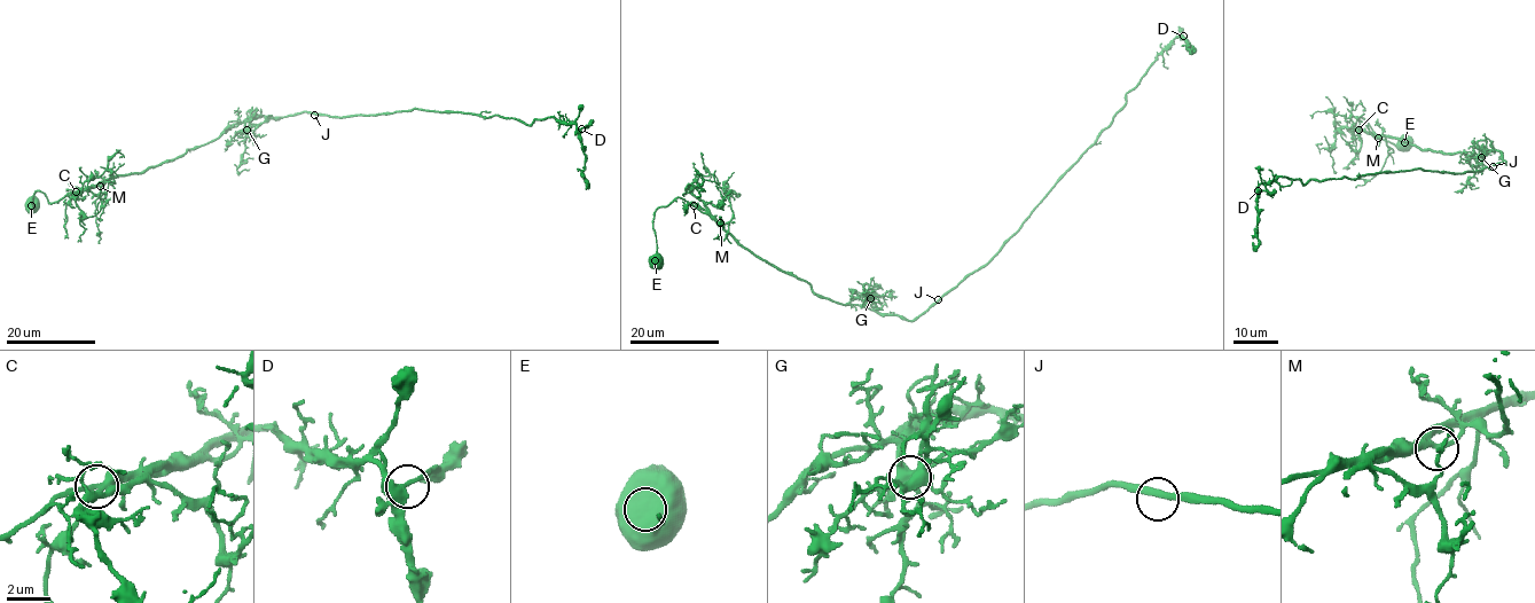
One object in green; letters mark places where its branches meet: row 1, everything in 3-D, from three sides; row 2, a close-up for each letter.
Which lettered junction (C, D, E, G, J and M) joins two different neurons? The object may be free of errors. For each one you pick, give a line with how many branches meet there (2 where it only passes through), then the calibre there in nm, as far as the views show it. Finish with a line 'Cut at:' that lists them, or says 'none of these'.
Cut at: none of these

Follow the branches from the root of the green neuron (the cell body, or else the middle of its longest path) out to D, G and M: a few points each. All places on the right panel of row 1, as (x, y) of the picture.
D: (1494, 165), (1464, 174), (1419, 167), (1304, 183), (1279, 175), (1260, 183), (1258, 190)
G: (1494, 165), (1500, 162), (1509, 165), (1501, 153), (1492, 150), (1481, 157)
M: (1494, 165), (1500, 162), (1509, 165), (1495, 149), (1487, 149), (1474, 157), (1426, 150), (1383, 134), (1378, 138)

